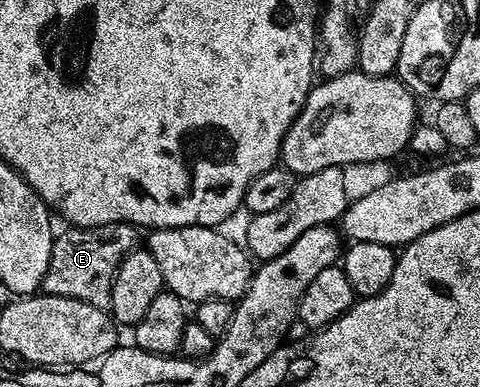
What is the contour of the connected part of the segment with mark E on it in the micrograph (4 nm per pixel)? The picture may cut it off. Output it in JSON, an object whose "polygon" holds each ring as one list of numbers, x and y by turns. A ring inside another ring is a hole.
{"polygon":[[106,224,100,228,71,226,66,230,68,232,55,236,55,245,49,258,49,270,45,270,42,291,49,296,77,298,81,302,89,302,89,306,110,309,115,272,124,256,140,247,140,233,134,224]]}

